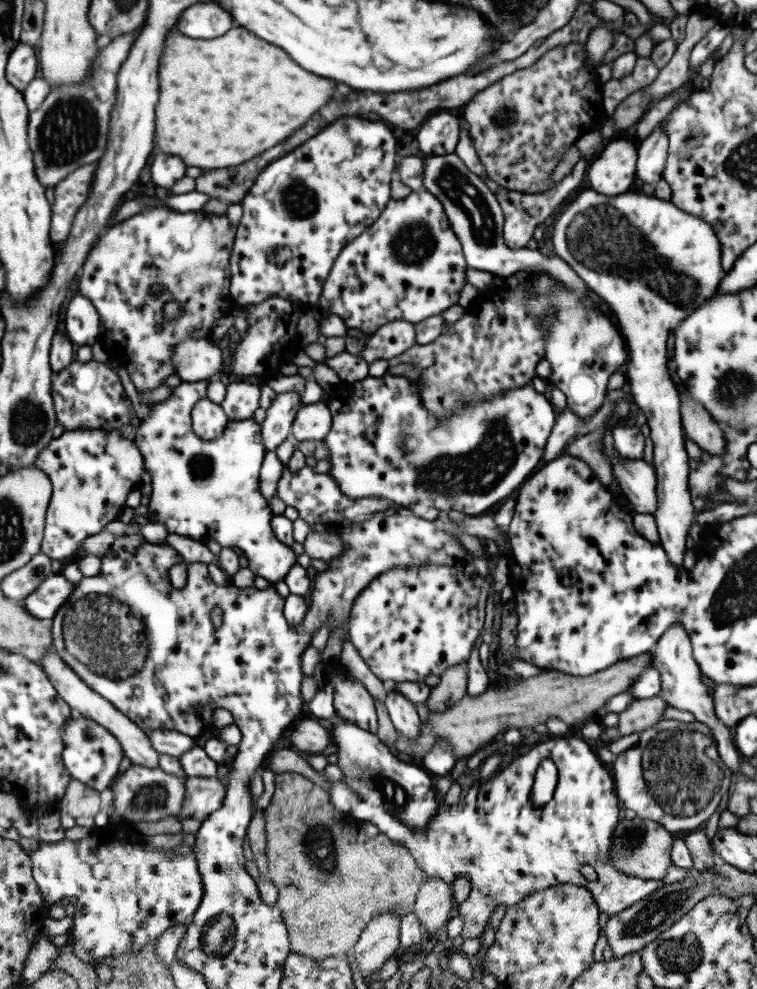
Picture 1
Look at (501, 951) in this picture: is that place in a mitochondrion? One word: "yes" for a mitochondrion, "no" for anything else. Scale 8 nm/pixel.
no

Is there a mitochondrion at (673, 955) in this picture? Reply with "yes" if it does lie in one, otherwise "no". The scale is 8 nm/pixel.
yes

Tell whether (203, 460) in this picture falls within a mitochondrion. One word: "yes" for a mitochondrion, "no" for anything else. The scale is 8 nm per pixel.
yes

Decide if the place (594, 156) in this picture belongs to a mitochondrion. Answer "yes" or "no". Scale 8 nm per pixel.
no

